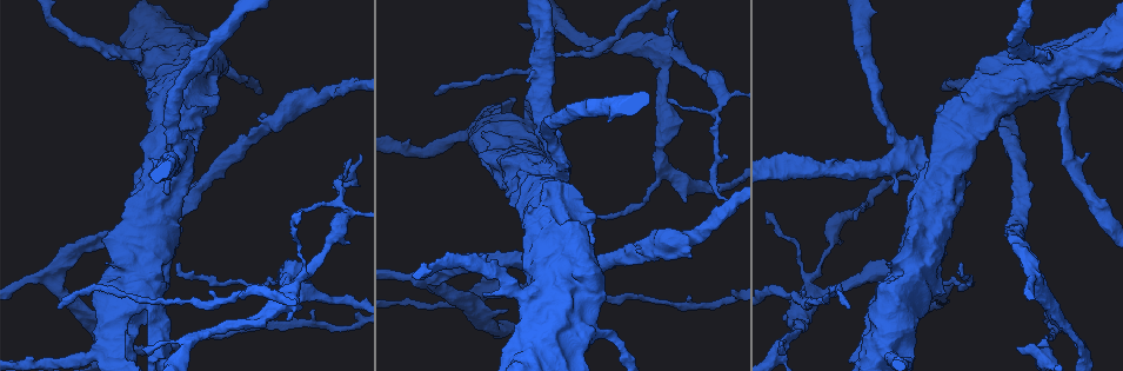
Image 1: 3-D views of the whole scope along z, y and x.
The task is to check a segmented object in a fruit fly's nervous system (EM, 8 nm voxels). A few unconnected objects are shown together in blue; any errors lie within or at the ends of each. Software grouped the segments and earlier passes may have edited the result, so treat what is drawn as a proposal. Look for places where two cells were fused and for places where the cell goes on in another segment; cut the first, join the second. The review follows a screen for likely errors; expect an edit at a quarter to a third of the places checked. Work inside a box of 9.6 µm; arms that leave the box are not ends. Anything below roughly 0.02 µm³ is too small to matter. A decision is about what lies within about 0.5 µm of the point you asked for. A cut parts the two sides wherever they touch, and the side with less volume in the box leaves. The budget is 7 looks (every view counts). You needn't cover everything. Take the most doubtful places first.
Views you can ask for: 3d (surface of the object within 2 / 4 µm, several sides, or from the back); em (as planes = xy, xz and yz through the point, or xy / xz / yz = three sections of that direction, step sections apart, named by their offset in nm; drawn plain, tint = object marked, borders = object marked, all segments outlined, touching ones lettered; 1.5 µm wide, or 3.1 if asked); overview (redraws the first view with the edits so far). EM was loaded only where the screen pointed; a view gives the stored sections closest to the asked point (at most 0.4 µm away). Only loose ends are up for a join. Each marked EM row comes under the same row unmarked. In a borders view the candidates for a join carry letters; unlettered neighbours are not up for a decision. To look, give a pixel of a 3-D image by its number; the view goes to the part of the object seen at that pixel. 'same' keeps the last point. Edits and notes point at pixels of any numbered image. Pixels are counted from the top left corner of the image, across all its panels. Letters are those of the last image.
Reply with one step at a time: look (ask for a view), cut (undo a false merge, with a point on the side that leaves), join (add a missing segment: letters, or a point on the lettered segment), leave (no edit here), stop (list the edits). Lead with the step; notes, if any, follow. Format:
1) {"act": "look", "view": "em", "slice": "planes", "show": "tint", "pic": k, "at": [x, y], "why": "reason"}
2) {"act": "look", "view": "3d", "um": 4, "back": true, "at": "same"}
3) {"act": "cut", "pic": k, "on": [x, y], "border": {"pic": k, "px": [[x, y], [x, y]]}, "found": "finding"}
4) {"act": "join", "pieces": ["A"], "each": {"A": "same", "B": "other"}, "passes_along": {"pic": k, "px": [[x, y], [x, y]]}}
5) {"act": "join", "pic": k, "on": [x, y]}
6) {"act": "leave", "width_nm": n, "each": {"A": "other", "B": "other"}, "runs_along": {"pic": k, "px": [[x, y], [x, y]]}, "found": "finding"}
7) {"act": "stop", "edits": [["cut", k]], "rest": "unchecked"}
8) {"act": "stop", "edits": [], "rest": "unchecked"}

{"act": "look", "view": "em", "slice": "planes", "show": "borders", "pic": 1, "at": [1017, 349]}

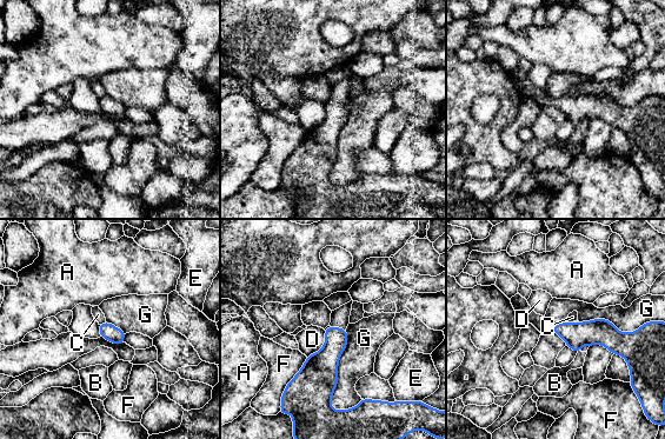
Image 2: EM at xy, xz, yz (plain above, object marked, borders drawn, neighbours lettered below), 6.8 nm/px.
{"act": "leave", "longest_contact_nm": ["G", 550], "each": {"A": "other", "B": "other", "C": "other", "D": "other", "E": "other", "F": "other", "G": "other"}, "found": "none of them fits"}

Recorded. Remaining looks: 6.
{"act": "look", "view": "3d", "um": 2, "pic": 1, "at": [344, 214]}

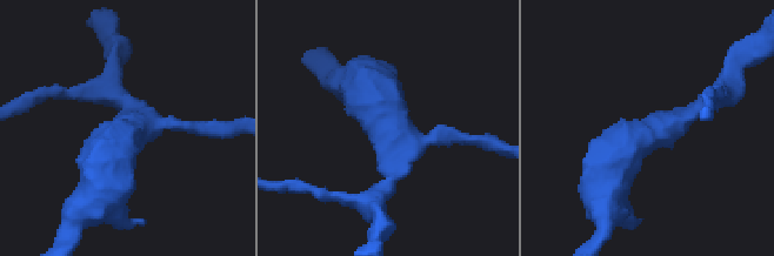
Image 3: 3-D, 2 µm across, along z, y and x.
{"act": "look", "view": "em", "slice": "yz", "step": 8, "show": "tint", "pic": 3, "at": [390, 134], "why": "need the tissue"}

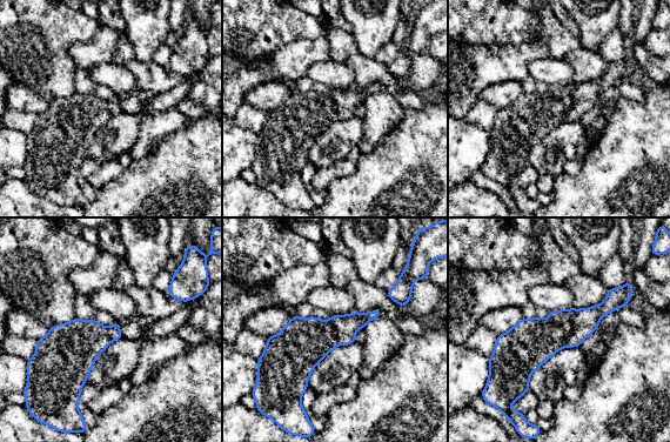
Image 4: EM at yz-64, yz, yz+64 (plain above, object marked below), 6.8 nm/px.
{"act": "look", "view": "em", "slice": "planes", "show": "borders", "at": "same"}

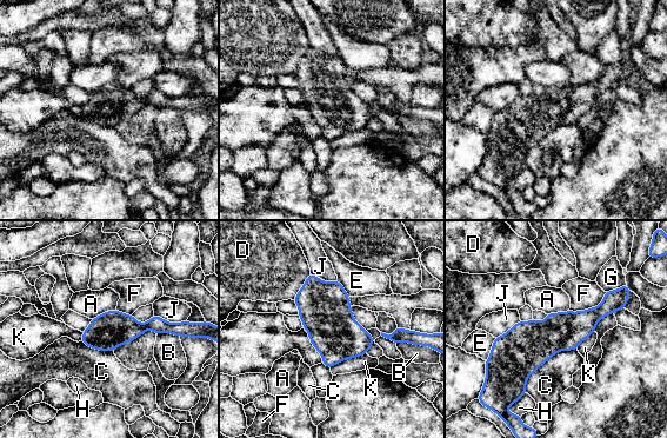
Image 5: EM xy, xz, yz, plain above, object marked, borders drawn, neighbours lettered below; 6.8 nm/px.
{"act": "leave", "each": {"A": "other", "B": "other", "C": "other", "D": "other", "E": "other", "F": "other", "G": "other", "H": "other", "J": "other", "K": "other"}, "border": {"pic": 5, "px": [[577, 349], [545, 360], [525, 392]]}, "found": "one cell here"}

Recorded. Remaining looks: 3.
{"act": "look", "view": "3d", "um": 2, "pic": 1, "at": [562, 55], "why": "a narrow waist"}

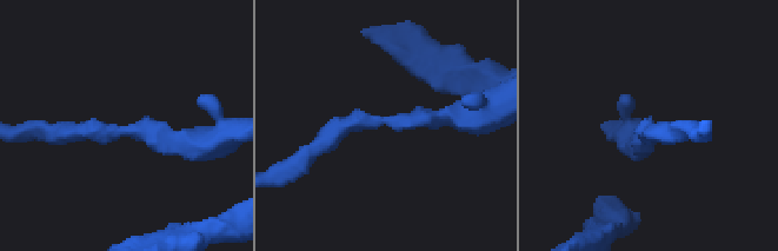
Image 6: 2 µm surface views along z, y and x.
{"act": "look", "view": "em", "slice": "planes", "show": "borders", "pic": 6, "at": [376, 122], "arm_widths_nm": [170, 220]}

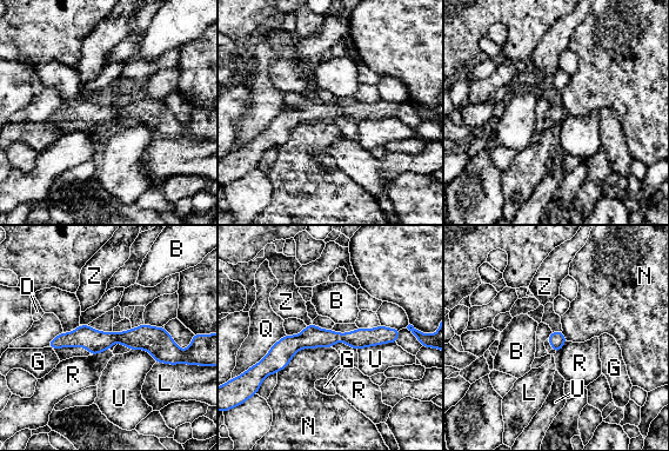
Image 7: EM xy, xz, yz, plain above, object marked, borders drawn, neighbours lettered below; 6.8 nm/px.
{"act": "leave", "longest_contact_nm": ["N", 420], "each": {"B": "other", "D": "other", "G": "other", "L": "other", "N": "other", "Q": "other", "R": "other", "U": "other", "Z": "other"}, "runs_along": {"pic": 7, "px": [[395, 332], [308, 338], [265, 363]]}, "found": "all the same cell"}

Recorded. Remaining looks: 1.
{"act": "stop", "edits": [], "rest": "unchecked"}

